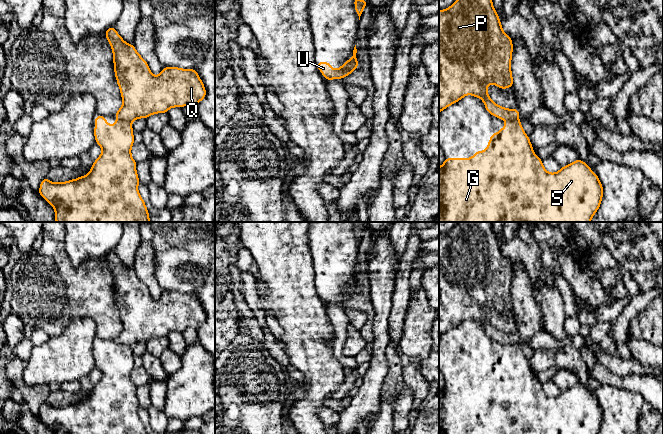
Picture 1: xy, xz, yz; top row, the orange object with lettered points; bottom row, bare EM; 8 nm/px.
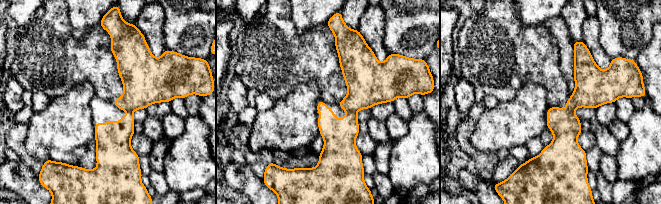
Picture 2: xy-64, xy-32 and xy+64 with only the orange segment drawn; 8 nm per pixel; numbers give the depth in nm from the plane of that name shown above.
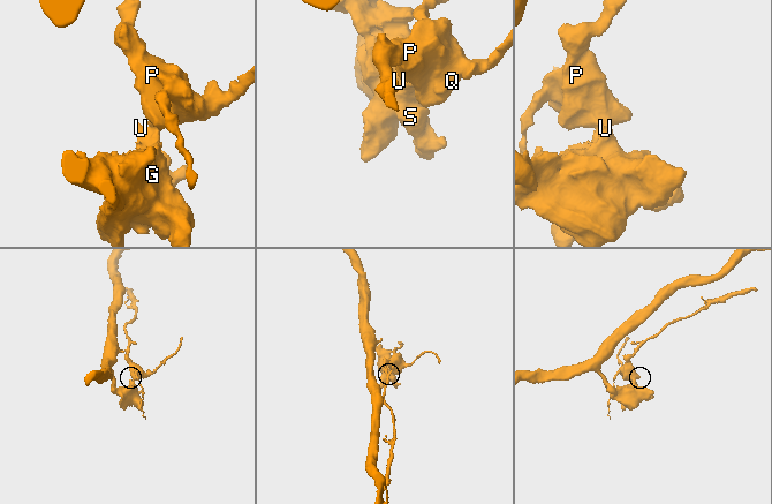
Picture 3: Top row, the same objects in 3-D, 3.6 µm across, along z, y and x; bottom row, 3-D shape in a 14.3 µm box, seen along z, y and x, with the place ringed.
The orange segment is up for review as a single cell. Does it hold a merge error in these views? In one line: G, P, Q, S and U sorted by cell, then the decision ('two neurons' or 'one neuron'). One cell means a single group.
G S U / P Q | two neurons

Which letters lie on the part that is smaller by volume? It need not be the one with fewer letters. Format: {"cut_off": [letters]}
{"cut_off": ["P", "Q"]}

